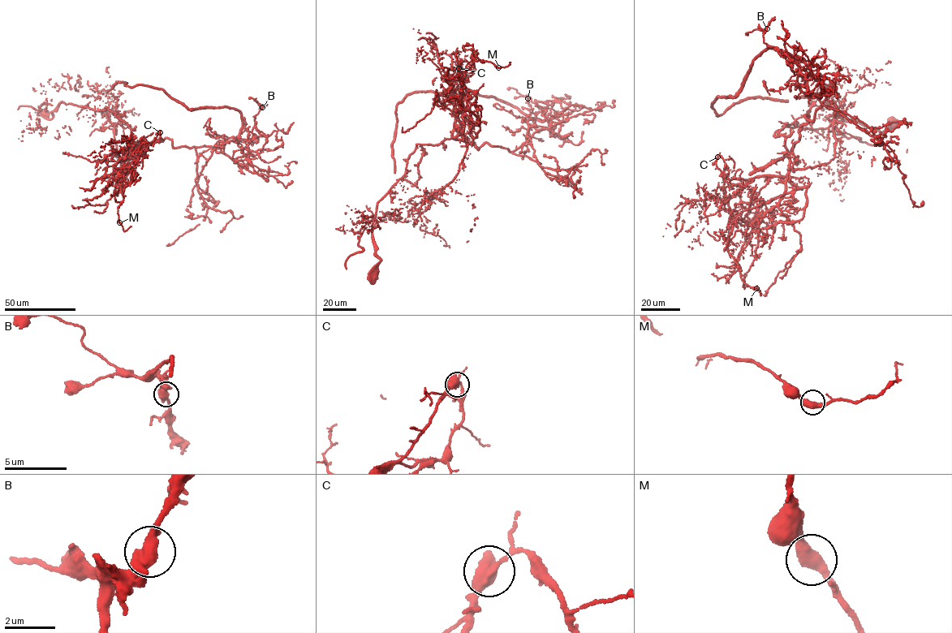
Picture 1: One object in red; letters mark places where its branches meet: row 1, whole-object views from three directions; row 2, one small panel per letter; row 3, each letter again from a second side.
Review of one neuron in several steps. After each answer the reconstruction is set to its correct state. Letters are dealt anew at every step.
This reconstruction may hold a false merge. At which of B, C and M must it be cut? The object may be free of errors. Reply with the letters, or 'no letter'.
C

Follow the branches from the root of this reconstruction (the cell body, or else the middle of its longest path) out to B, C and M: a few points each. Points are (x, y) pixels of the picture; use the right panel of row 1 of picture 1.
B: (891, 122), (880, 132), (785, 126), (774, 135), (788, 152), (826, 99), (803, 59), (764, 43), (767, 28)
C: (891, 122), (775, 132), (789, 172), (771, 212), (749, 205), (771, 176), (722, 177), (717, 157)
M: (891, 122), (880, 132), (838, 121), (775, 132), (789, 161), (784, 197), (727, 247), (741, 280), (756, 288)

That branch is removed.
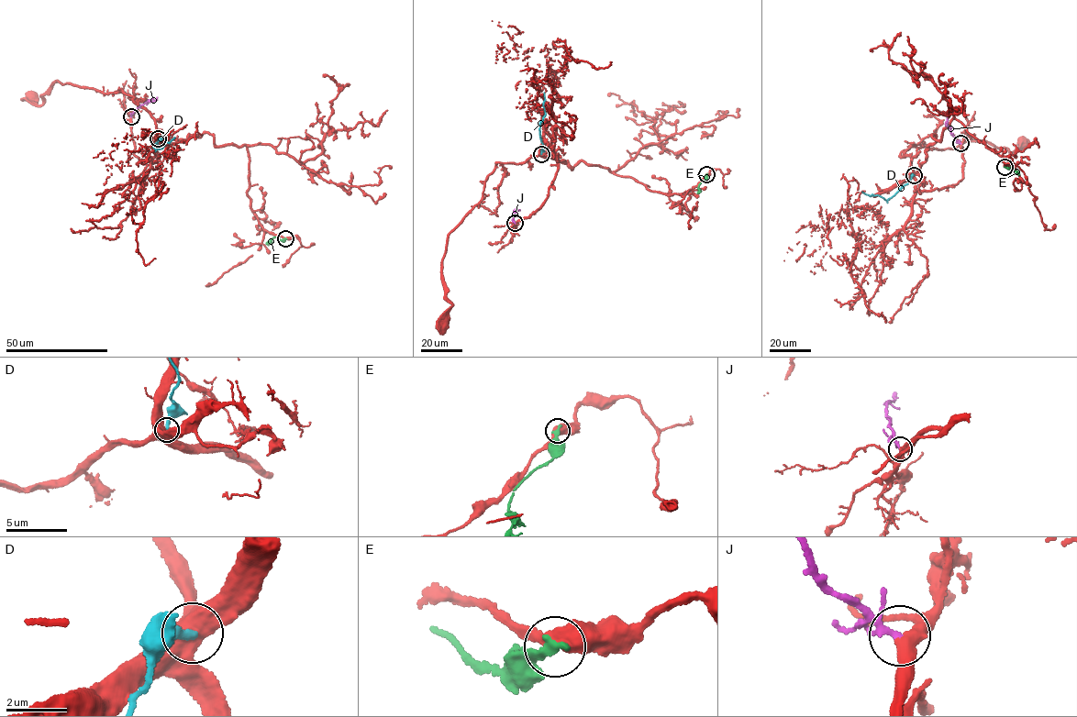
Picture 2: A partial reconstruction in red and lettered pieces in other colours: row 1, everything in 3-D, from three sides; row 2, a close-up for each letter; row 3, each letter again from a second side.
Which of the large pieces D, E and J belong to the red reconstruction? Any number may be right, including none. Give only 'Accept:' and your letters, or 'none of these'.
Accept: J

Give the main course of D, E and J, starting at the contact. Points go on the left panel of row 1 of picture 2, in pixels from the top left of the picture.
D: (158, 138), (152, 146), (159, 148), (174, 137)
E: (285, 238), (283, 240), (275, 237), (266, 244)
J: (131, 116), (137, 108), (157, 96)

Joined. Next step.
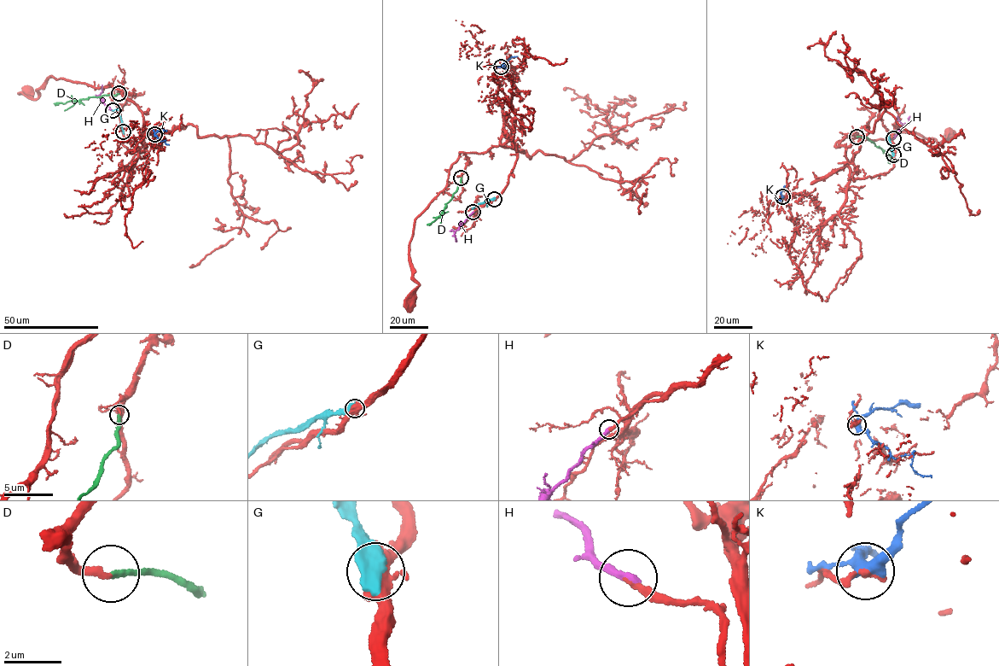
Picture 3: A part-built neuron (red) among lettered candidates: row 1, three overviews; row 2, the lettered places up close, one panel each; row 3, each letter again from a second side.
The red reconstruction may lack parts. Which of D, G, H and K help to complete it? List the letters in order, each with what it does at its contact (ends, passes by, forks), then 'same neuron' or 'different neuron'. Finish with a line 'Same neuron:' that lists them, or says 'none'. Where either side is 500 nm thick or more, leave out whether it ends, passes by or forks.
D: it ends there; same neuron
G: different neuron
H: it ends there; same neuron
K: it forks there; different neuron
Same neuron: D, H

